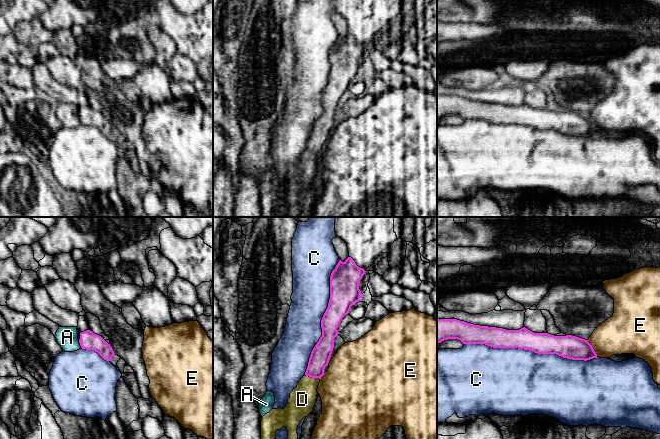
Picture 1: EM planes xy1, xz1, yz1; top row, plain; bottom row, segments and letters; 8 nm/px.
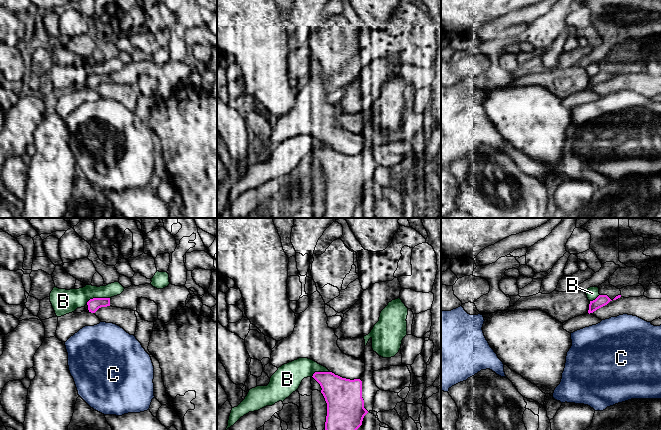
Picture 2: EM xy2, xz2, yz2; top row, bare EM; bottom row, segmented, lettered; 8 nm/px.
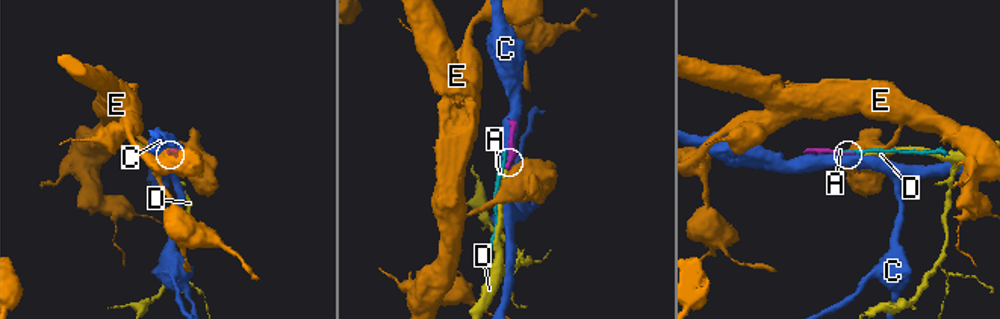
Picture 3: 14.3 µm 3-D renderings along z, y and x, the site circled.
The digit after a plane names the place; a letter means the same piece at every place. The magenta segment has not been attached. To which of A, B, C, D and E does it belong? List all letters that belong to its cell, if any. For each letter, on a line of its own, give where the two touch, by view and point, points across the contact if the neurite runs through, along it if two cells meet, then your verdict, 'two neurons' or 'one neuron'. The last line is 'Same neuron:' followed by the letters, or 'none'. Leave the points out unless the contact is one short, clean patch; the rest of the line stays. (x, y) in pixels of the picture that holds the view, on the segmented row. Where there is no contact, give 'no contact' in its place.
A: xy1 (79, 342) | two neurons
B: xy2 (97, 298) | along xy2 (109, 297), (93, 297), (86, 303) | two neurons
C: yz1 (525, 349) | two neurons
D: xz1 (312, 377) | across xz1 (321, 353), (312, 377), (302, 399) | one neuron
E: yz1 (593, 349) | along yz1 (587, 340), (597, 357) | two neurons
Same neuron: D

